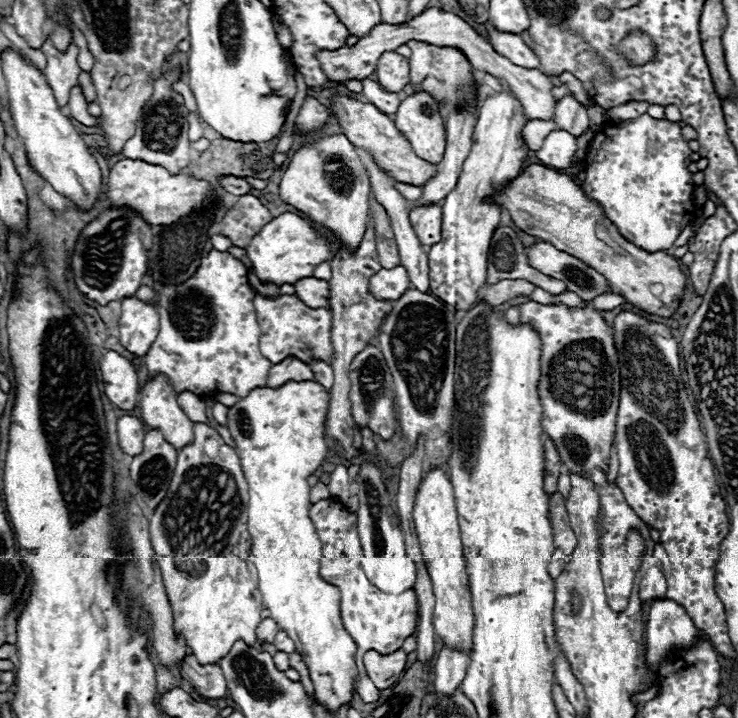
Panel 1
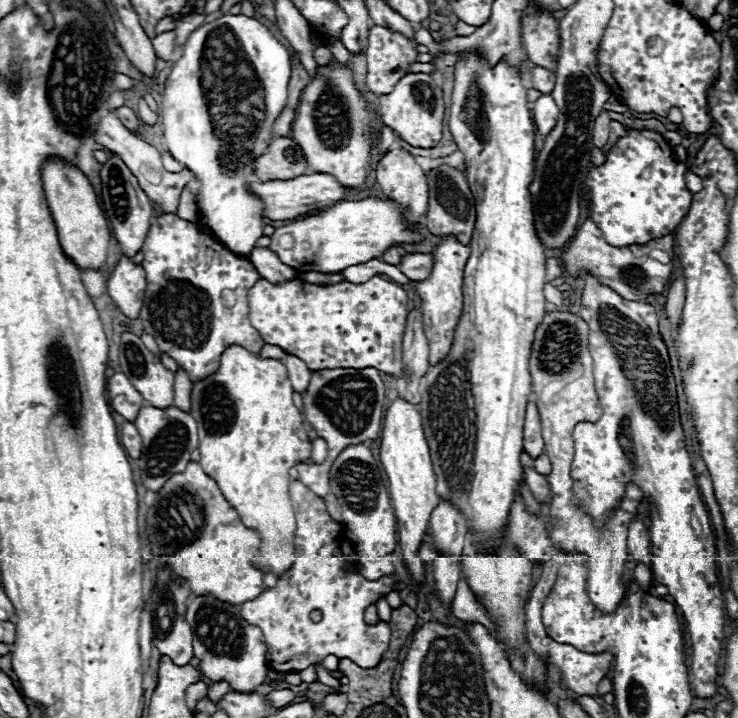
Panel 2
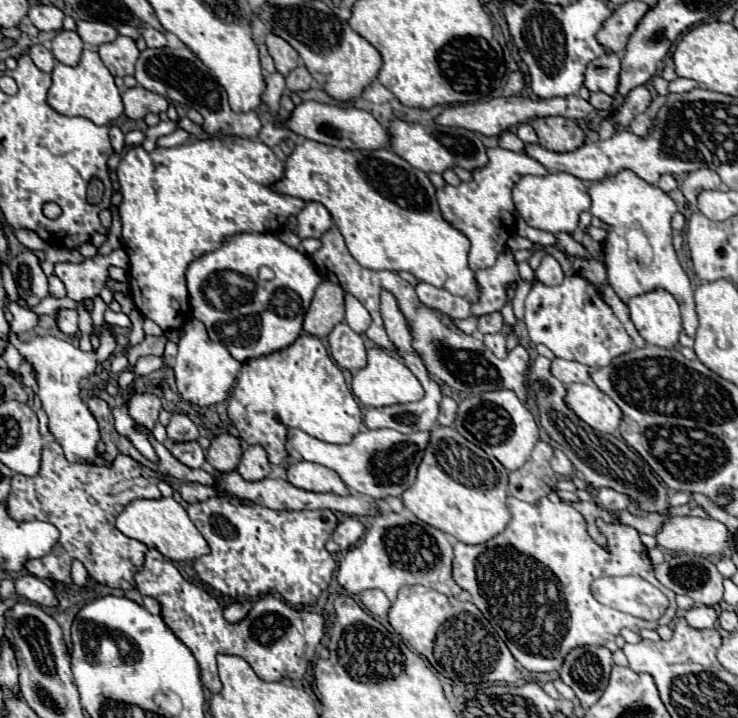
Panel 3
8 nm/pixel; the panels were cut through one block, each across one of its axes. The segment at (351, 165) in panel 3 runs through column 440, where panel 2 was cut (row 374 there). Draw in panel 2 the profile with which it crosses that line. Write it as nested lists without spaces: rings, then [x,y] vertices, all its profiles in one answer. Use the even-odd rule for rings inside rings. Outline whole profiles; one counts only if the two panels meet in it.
[[[228,346],[220,370],[192,386],[190,414],[198,422],[200,466],[212,476],[236,508],[246,528],[258,532],[262,544],[252,564],[278,578],[292,568],[296,518],[288,494],[288,470],[310,458],[312,442],[300,410],[292,402],[292,384],[282,362],[258,358],[242,346]]]

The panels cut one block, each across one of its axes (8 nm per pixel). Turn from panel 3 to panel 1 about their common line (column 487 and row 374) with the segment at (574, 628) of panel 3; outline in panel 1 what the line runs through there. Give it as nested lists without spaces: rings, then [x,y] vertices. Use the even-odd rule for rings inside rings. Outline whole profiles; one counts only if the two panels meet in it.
[[[526,302],[520,304],[520,320],[532,322],[542,340],[542,378],[538,384],[544,410],[542,430],[552,438],[568,470],[594,480],[598,488],[604,506],[600,546],[624,546],[630,530],[638,530],[638,534],[650,546],[652,540],[648,534],[648,526],[626,504],[622,492],[614,484],[606,484],[608,456],[614,444],[614,424],[620,396],[618,352],[614,348],[610,326],[602,320],[594,304],[586,304],[584,308],[572,308],[566,304],[556,306]]]

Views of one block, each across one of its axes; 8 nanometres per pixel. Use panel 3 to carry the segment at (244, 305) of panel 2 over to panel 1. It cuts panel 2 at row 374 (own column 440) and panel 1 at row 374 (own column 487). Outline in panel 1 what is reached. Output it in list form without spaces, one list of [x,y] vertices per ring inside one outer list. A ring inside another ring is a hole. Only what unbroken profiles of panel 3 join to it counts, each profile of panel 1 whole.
[[[210,250],[200,258],[196,274],[180,286],[154,284],[158,294],[156,310],[160,316],[160,332],[146,352],[146,366],[150,374],[162,372],[174,384],[176,392],[194,392],[196,396],[208,396],[214,392],[228,392],[234,396],[246,396],[250,390],[264,386],[268,380],[270,360],[260,354],[260,326],[254,310],[254,290],[248,284],[246,266],[230,252]]]

